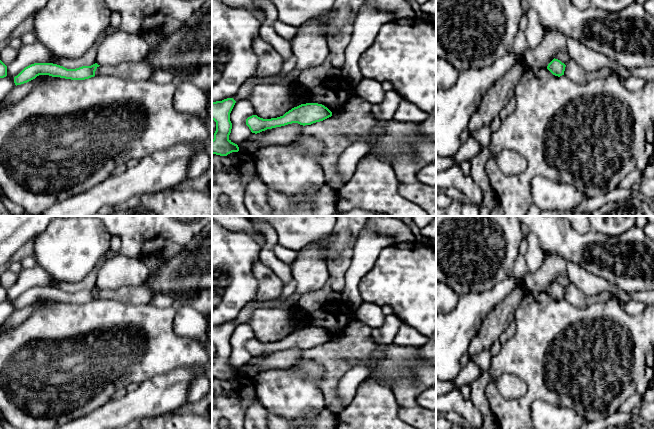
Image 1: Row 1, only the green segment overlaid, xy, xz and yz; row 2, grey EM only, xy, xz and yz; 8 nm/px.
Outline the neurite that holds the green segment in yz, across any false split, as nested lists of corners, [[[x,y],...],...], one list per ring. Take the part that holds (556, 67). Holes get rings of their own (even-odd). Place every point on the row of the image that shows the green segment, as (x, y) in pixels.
[[[553,59],[547,66],[547,69],[555,76],[564,75],[566,65],[558,59]]]

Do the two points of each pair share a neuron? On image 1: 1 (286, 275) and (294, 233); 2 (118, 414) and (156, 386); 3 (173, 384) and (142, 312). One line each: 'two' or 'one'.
1: two
2: one
3: two

